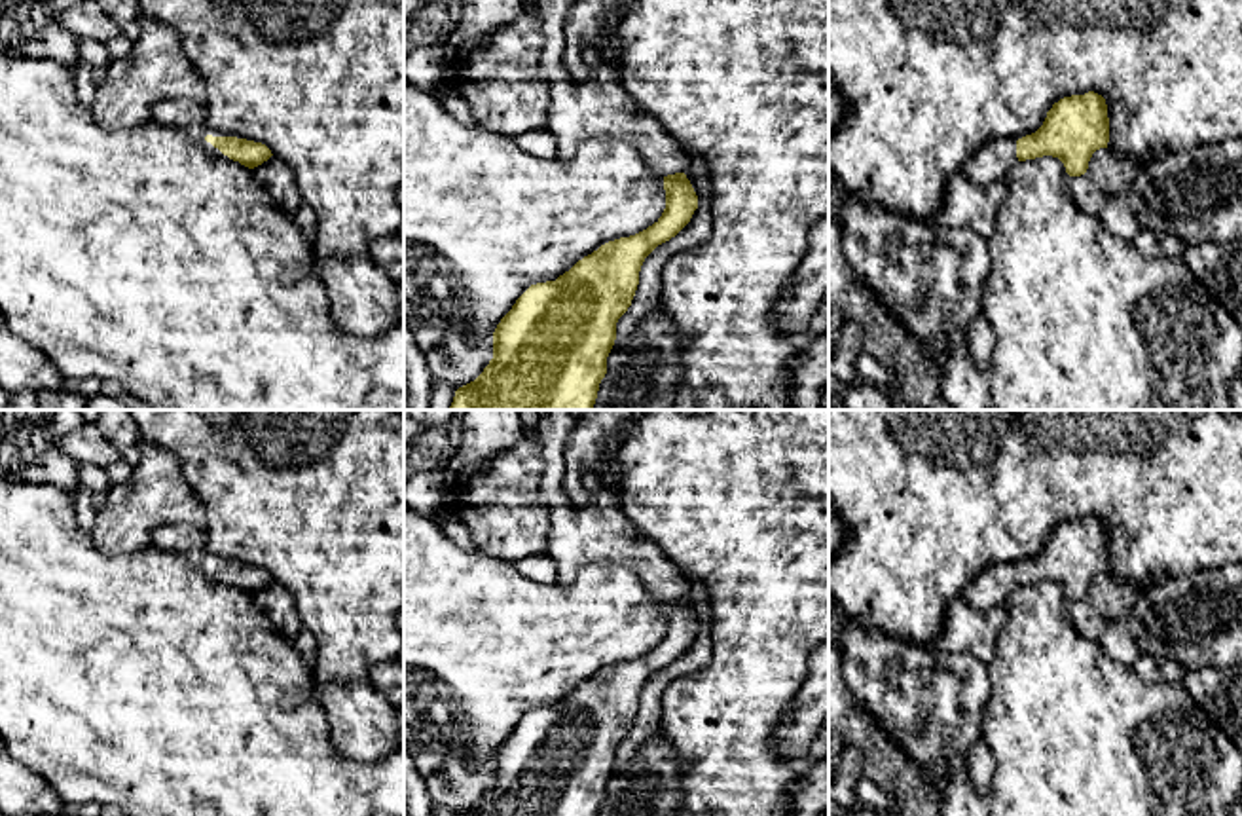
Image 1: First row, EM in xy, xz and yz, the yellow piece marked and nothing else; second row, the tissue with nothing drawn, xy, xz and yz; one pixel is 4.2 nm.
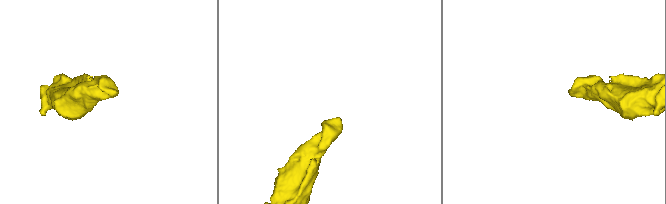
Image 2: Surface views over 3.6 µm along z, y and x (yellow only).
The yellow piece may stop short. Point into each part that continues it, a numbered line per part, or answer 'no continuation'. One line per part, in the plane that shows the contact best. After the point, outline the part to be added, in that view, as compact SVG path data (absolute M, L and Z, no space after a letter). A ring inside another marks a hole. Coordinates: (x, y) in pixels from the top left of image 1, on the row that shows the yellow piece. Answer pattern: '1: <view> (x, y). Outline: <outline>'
1: yz (990, 164). Outline: M999 139L986 142L963 167L961 175L984 188L1001 178L1018 161L1016 140Z

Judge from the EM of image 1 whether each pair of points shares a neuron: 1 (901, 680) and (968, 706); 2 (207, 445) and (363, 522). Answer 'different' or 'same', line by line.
1: same
2: same

